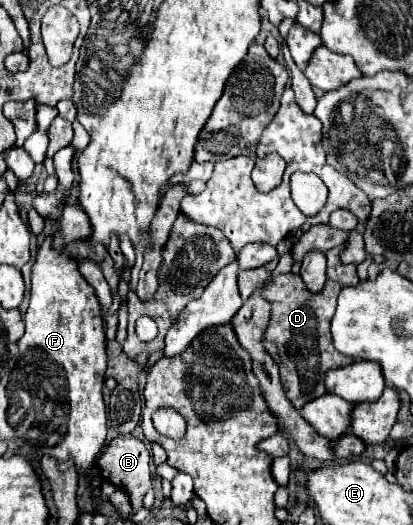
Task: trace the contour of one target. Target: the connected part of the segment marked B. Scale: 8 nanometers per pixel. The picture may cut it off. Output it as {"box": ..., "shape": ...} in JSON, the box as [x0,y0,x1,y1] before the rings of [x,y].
{"box":[96,435,152,507],"shape":[[[118,435],[108,441],[96,459],[100,475],[130,495],[132,507],[142,507],[142,497],[152,489],[151,454],[142,441],[130,435]]]}

